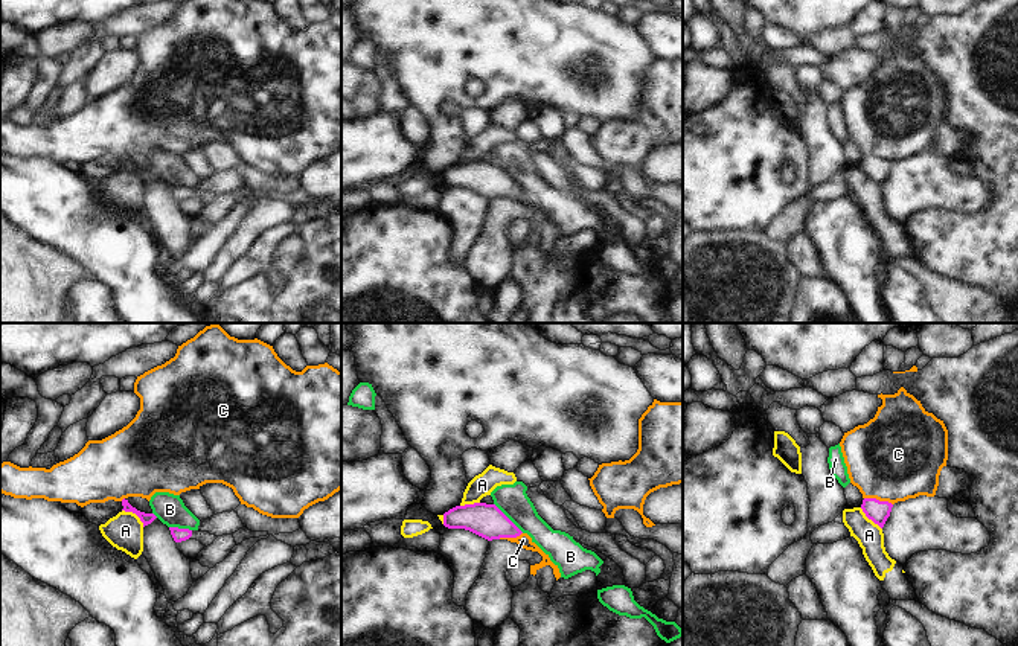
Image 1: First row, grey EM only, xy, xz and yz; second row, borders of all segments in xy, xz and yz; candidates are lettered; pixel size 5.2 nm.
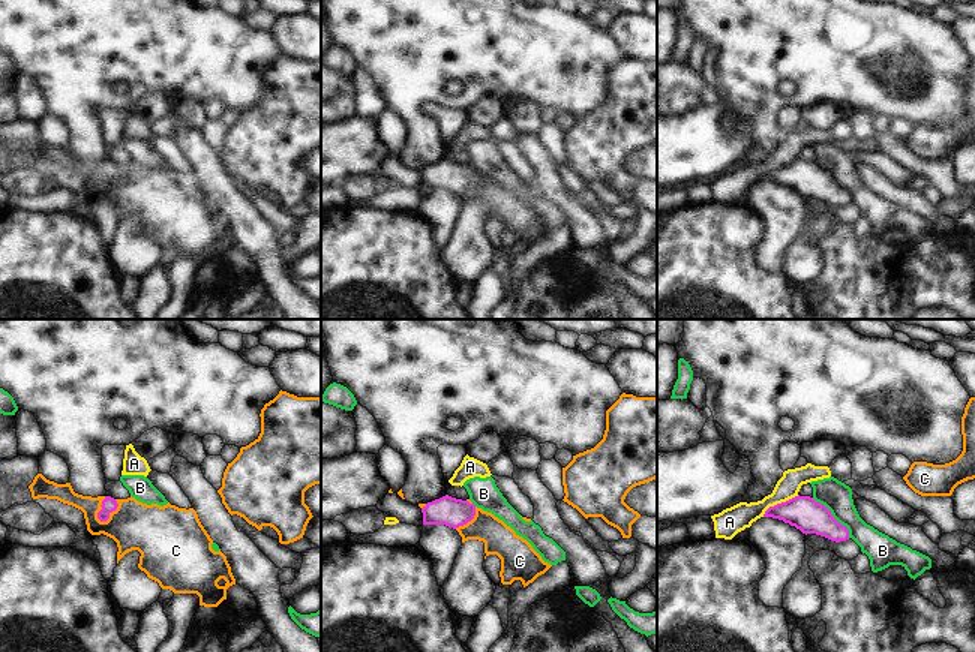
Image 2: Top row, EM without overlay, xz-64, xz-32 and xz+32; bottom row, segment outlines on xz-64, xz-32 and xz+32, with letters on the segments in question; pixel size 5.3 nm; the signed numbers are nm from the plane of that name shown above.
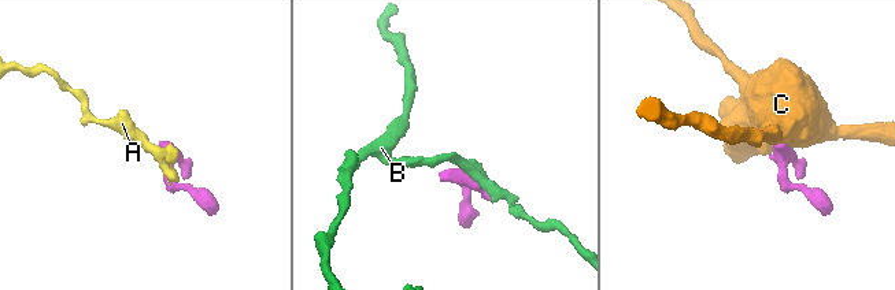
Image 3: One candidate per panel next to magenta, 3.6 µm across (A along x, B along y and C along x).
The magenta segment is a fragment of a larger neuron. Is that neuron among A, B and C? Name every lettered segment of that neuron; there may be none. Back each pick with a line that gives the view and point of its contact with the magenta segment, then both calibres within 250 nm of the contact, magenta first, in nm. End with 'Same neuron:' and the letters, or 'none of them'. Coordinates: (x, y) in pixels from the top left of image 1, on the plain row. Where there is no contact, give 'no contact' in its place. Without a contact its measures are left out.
Same neuron: none of them

